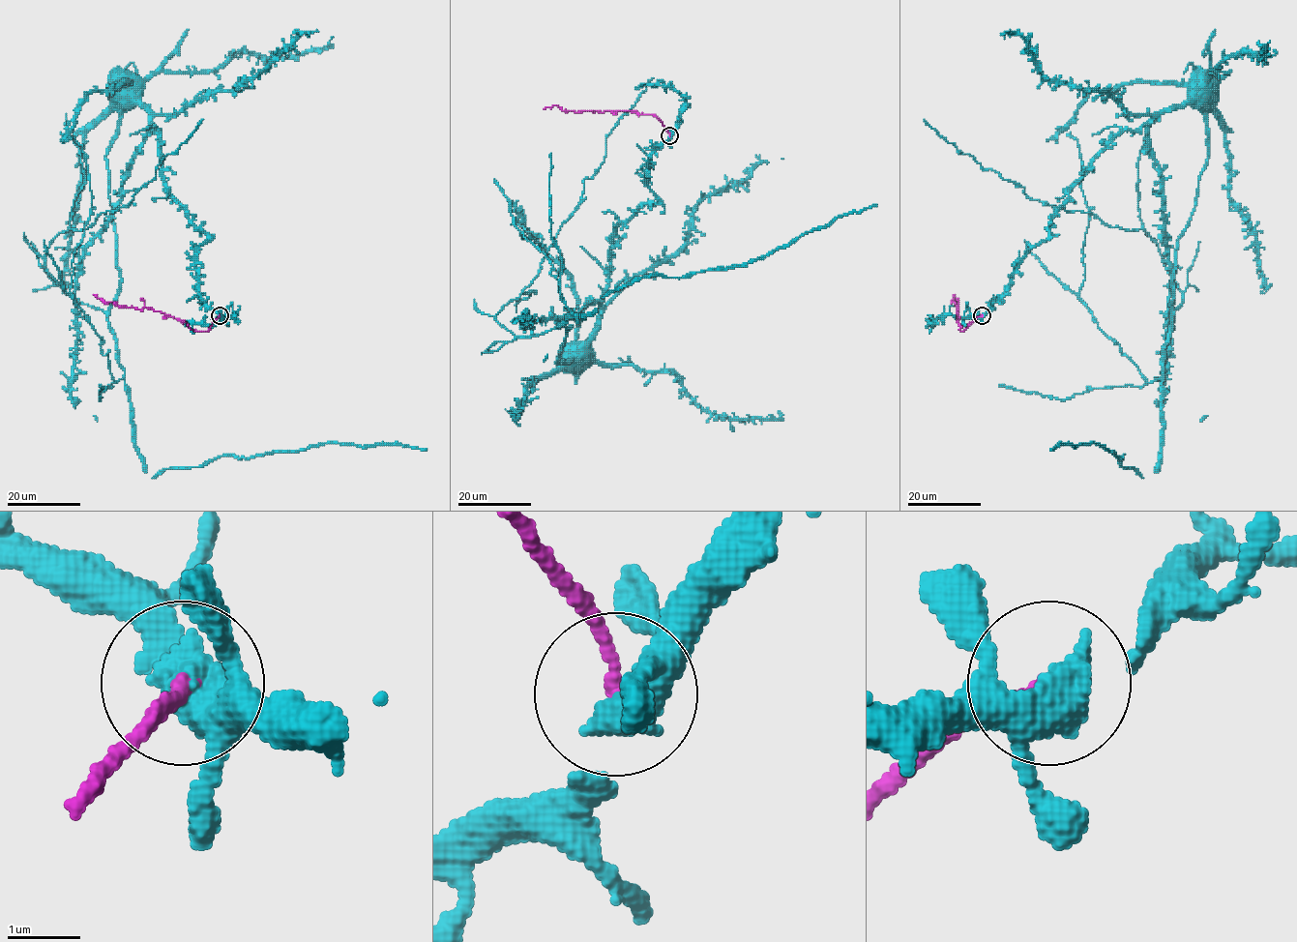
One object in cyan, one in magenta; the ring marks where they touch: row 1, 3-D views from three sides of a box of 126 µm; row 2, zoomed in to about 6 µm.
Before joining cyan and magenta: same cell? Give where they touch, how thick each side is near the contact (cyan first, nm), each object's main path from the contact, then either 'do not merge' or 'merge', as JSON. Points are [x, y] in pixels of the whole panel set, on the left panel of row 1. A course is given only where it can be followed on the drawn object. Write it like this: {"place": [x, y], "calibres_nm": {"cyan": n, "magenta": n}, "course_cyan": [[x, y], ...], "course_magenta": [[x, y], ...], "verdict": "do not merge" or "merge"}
{"place": [220, 315], "calibres_nm": {"cyan": 440, "magenta": 190}, "course_cyan": [[219, 315], [198, 291], [196, 250], [208, 237], [165, 185], [160, 135], [151, 116], [115, 79], [118, 77]], "course_magenta": [[219, 315], [207, 331], [200, 332], [161, 311], [126, 308], [104, 303], [94, 294]], "verdict": "do not merge"}

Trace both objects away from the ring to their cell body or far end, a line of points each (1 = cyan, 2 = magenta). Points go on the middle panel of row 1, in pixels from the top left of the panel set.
1: (669, 135), (648, 159), (646, 184), (658, 201), (641, 204), (616, 227), (594, 333), (570, 343), (569, 355)
2: (669, 135), (658, 118), (651, 114), (638, 115), (625, 110), (565, 111), (555, 105), (544, 108)

